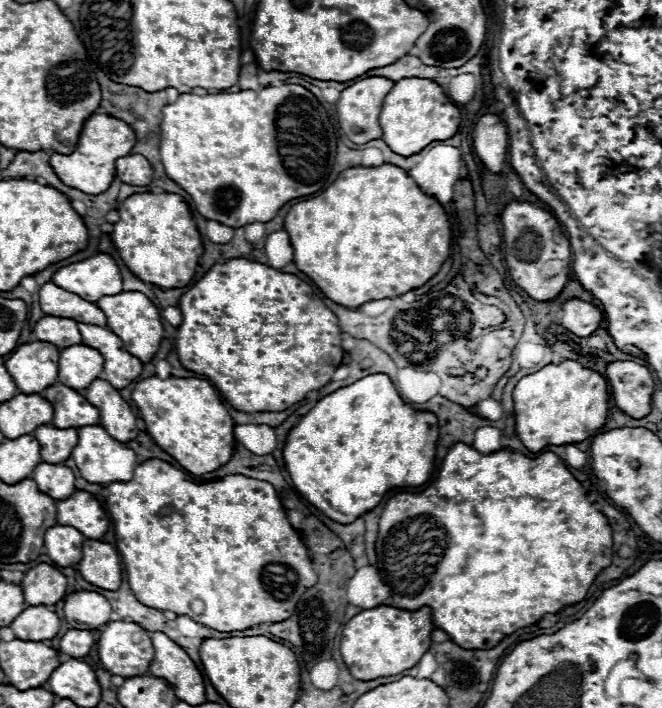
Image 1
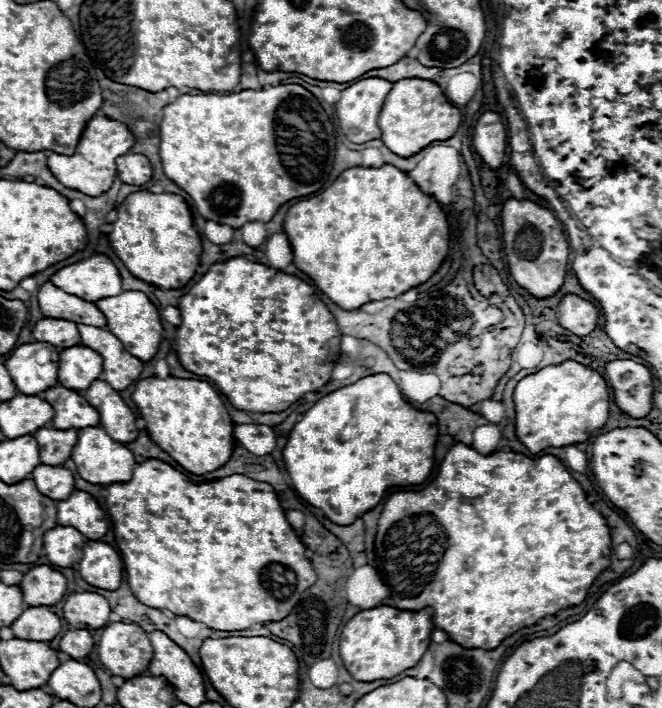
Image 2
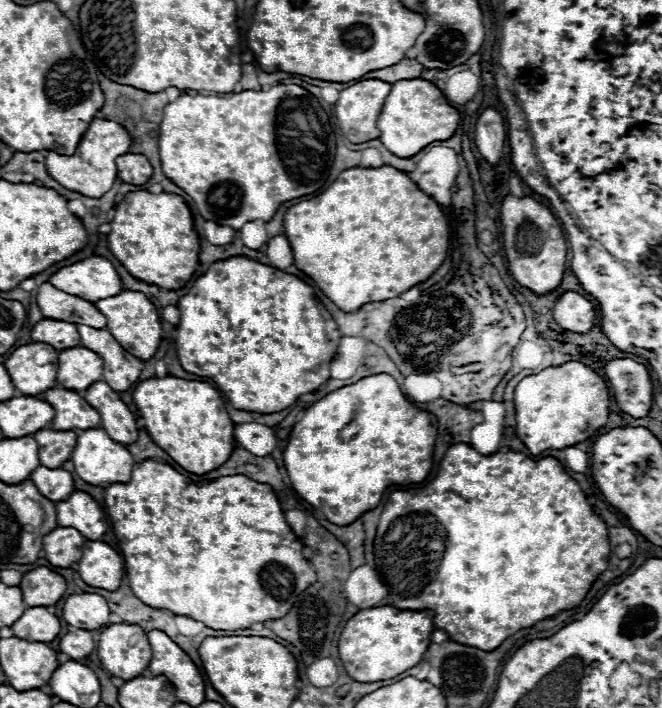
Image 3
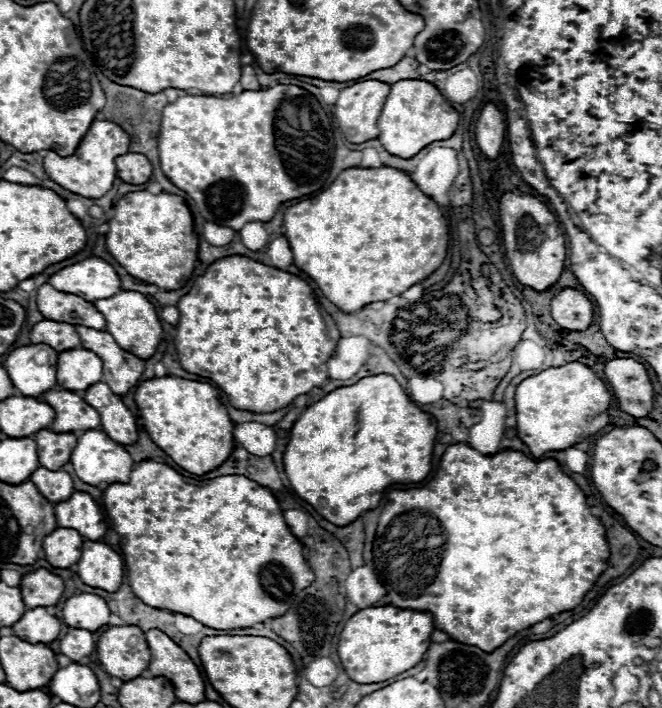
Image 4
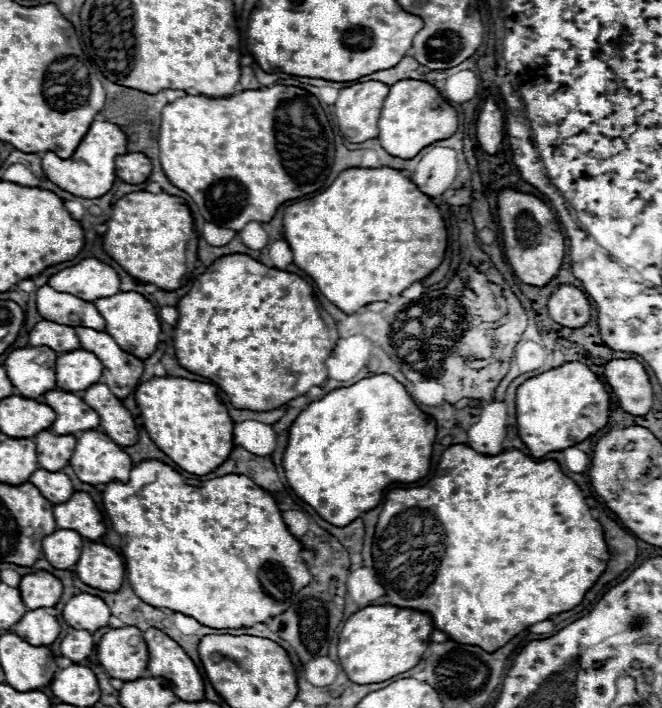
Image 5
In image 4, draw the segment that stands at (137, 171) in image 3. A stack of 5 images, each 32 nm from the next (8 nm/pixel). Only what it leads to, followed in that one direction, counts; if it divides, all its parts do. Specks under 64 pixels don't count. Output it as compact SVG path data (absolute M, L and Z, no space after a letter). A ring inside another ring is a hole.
M124 154L116 158L116 172L128 184L144 184L152 176L152 164L144 154Z

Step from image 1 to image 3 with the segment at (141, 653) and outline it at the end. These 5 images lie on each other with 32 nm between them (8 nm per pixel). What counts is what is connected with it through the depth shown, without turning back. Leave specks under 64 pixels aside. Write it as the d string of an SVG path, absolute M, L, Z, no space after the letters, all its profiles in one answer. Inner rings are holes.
M110 624L98 642L98 658L104 670L122 680L140 676L152 658L146 632L136 624Z

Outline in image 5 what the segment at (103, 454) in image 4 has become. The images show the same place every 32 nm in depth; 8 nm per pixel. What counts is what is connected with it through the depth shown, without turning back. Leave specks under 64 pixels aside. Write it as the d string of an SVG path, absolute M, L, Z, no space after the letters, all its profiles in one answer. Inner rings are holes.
M96 430L78 436L70 464L76 476L92 486L114 480L126 482L134 466L132 458L116 442Z

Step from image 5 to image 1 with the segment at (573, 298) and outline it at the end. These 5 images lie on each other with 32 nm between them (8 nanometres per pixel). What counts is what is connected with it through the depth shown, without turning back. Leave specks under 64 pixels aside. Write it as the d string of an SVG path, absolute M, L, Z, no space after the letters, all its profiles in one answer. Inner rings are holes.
M576 298L564 302L560 316L562 316L560 324L580 338L596 332L602 322L602 312L594 304L582 302Z

